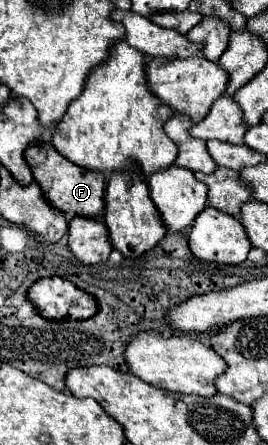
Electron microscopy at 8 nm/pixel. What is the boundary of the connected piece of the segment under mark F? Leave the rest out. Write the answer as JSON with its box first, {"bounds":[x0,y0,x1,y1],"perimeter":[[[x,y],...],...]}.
{"bounds":[24,143,104,219],"perimeter":[[[50,143],[38,145],[38,147],[30,145],[24,151],[24,157],[34,175],[34,181],[42,189],[44,199],[52,207],[56,207],[64,213],[74,213],[74,215],[82,215],[82,217],[92,217],[92,219],[102,217],[102,209],[104,209],[104,175],[102,173],[78,169],[78,165],[68,163],[68,159],[64,159]]]}

